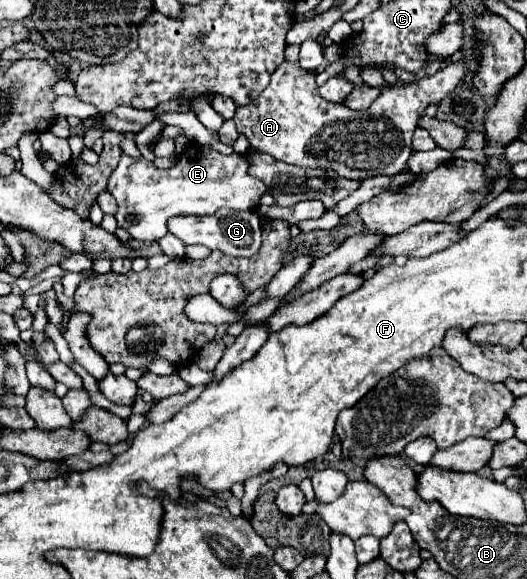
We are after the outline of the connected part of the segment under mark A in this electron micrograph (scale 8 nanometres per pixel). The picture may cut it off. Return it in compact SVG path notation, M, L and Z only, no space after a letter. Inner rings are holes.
M465 59L449 63L435 75L423 77L415 83L387 87L381 91L371 111L353 111L349 107L327 103L317 91L315 77L299 65L285 61L275 69L271 83L253 103L237 107L233 121L237 131L243 133L251 147L261 153L297 167L331 169L341 177L365 181L405 169L411 155L411 135L423 119L425 109L429 105L439 105L461 83L465 73Z

